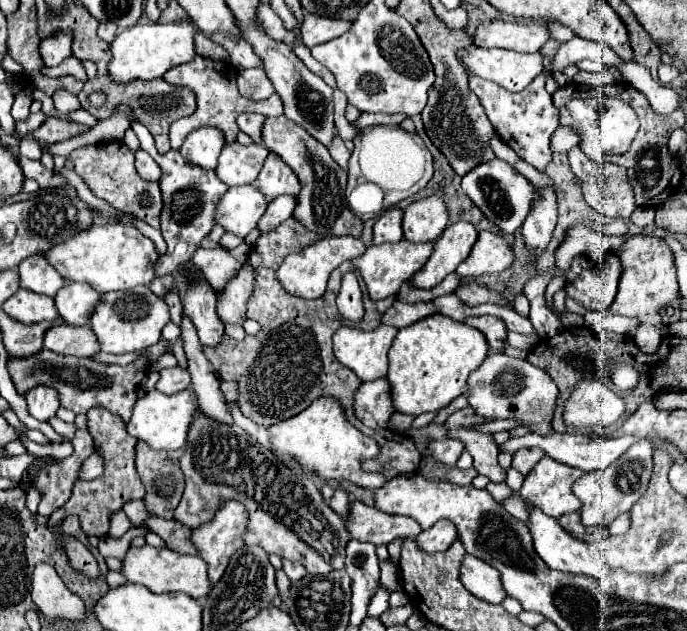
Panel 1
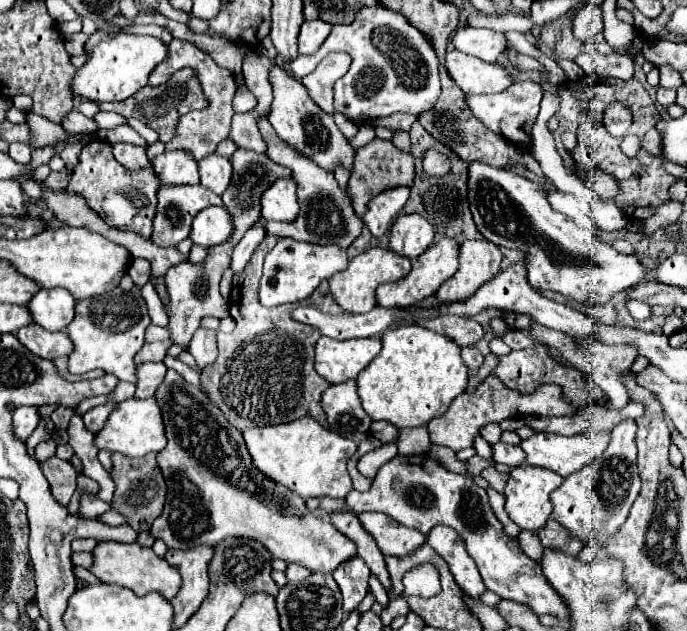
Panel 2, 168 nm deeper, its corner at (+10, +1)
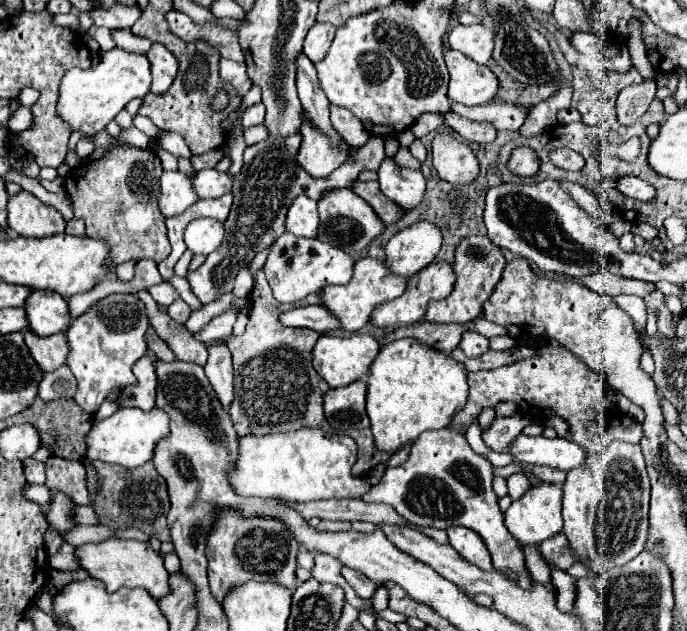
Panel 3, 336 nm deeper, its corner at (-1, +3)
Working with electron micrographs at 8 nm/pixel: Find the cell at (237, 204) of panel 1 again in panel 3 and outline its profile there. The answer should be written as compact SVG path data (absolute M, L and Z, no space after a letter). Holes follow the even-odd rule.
M200 217L194 219L184 233L184 241L186 247L192 249L196 255L208 255L212 251L216 251L216 247L220 247L224 239L224 223L220 223L218 219L208 219L208 217Z

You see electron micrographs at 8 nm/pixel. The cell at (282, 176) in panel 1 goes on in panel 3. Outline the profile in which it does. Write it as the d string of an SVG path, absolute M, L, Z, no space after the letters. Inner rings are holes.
M298 195L286 215L286 231L296 237L316 237L318 209L316 201L308 195Z

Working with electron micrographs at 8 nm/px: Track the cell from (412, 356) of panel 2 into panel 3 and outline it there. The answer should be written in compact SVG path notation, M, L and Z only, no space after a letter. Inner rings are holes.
M414 339L386 343L370 371L366 411L380 451L398 451L404 443L416 441L422 431L446 427L468 401L468 371L464 371L464 363L456 363L442 351L422 347Z

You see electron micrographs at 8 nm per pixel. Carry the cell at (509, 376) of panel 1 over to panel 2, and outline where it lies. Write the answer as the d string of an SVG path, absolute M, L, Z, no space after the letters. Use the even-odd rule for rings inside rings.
M473 345L461 347L461 357L463 357L465 365L467 365L471 371L475 371L475 369L479 369L479 367L483 365L483 355L481 355L481 351L479 351L477 347L473 347Z

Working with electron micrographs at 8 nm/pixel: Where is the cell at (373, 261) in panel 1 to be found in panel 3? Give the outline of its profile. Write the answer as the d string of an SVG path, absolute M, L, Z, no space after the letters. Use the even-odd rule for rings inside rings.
M364 257L364 259L356 261L354 275L346 285L324 287L324 291L322 291L324 307L330 309L342 321L342 329L358 331L368 323L368 315L372 315L372 309L376 305L396 299L406 289L406 281L408 279L400 279L398 275L392 275L392 271L388 271L388 265L384 263L384 259Z

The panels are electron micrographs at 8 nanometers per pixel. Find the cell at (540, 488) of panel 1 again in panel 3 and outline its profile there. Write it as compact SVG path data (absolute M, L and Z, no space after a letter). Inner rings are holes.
M540 483L532 485L520 499L516 499L508 511L504 513L504 521L508 531L518 539L520 545L526 543L542 543L548 537L554 537L562 531L562 515L560 515L560 505L562 505L562 489L554 483Z

